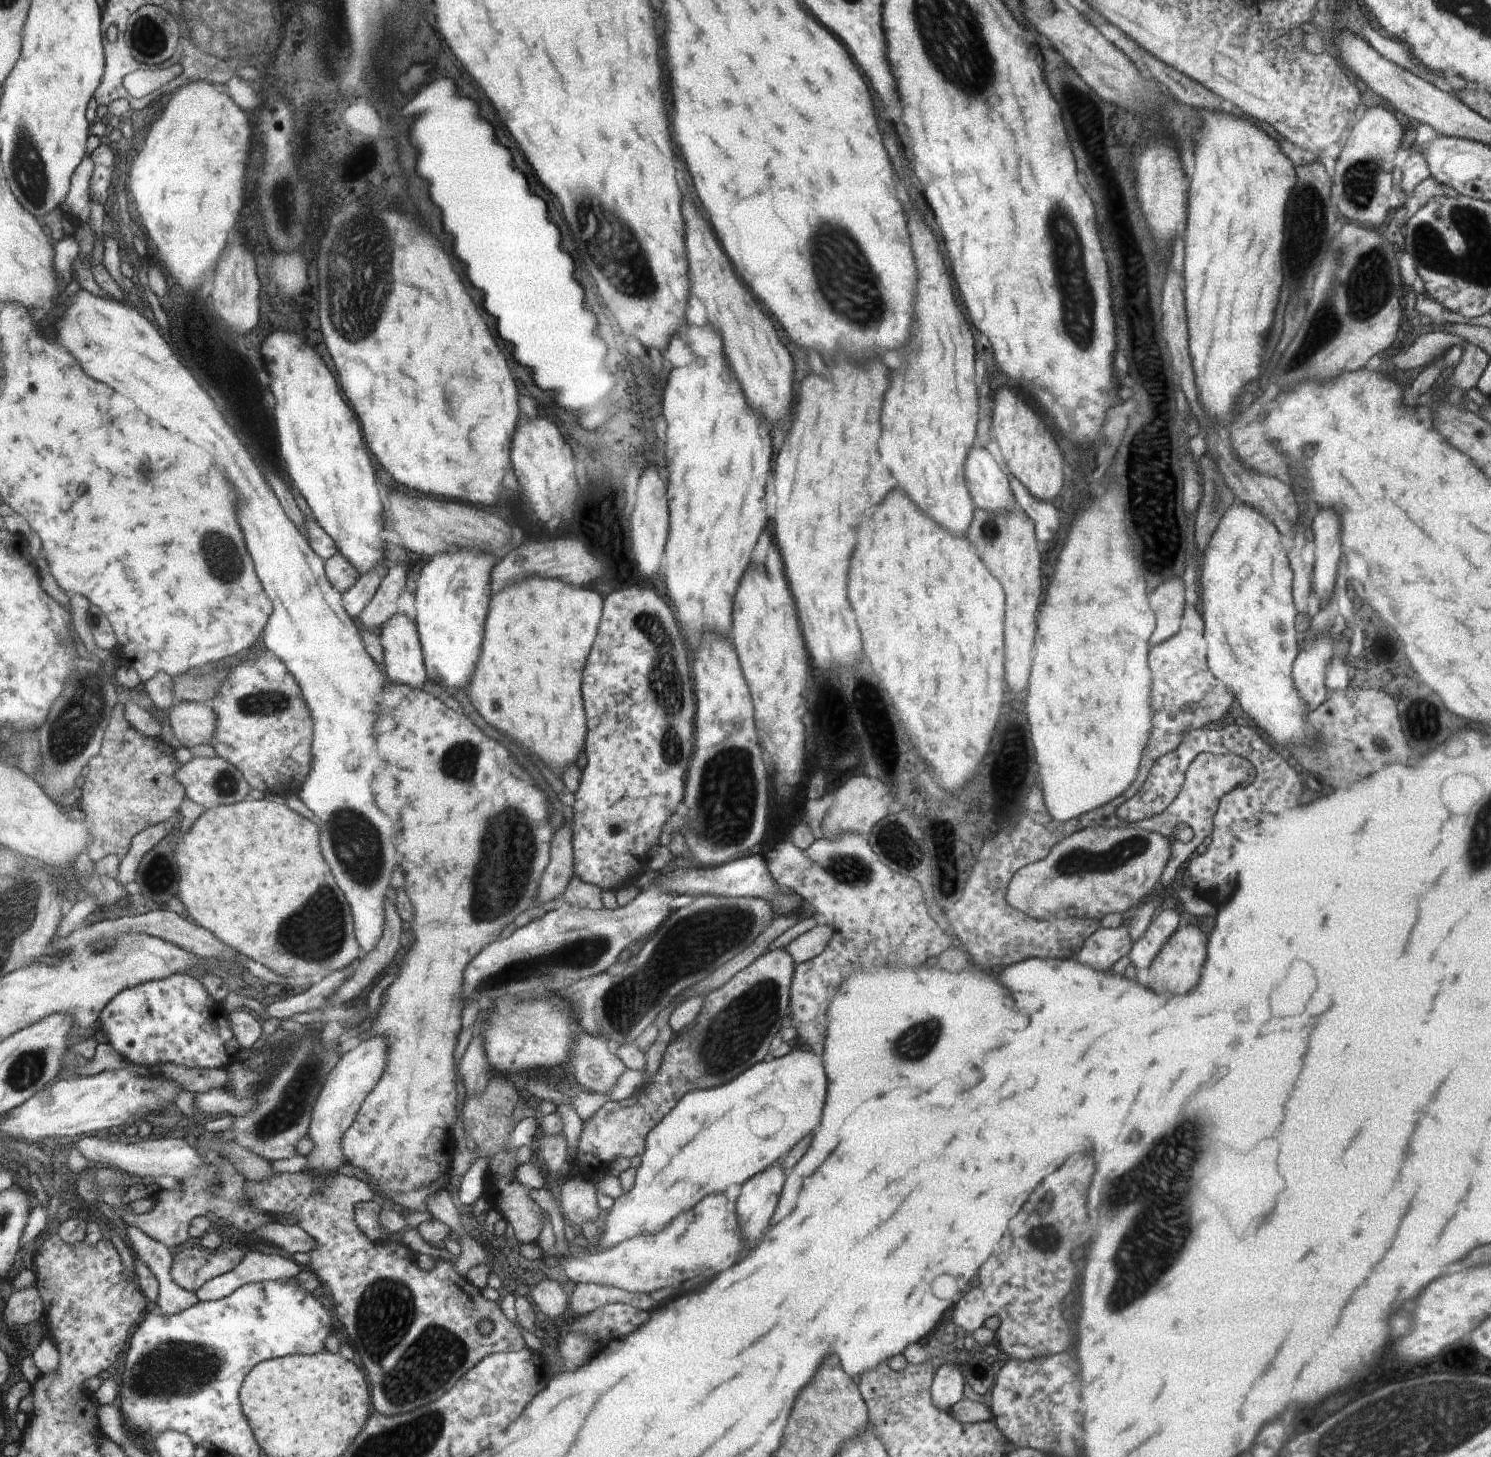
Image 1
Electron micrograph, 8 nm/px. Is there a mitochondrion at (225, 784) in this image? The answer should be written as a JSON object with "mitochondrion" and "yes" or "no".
{"mitochondrion":"yes"}

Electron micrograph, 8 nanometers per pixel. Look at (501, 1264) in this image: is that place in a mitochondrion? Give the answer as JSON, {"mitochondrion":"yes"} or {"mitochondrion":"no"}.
{"mitochondrion":"yes"}

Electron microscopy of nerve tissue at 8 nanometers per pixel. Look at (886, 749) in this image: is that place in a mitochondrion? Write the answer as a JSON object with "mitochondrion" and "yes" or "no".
{"mitochondrion":"no"}

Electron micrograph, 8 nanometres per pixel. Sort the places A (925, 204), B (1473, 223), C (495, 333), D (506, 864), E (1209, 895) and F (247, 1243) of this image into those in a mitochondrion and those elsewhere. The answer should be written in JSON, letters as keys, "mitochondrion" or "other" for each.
{"A":"other","B":"mitochondrion","C":"other","D":"mitochondrion","E":"other","F":"other"}

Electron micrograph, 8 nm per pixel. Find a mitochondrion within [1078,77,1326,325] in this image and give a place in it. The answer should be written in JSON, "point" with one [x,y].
{"point":[1293,223]}

